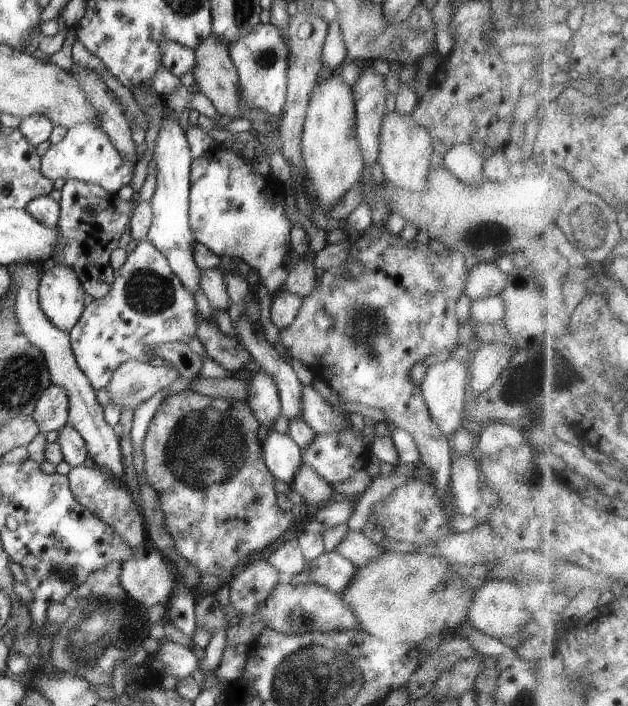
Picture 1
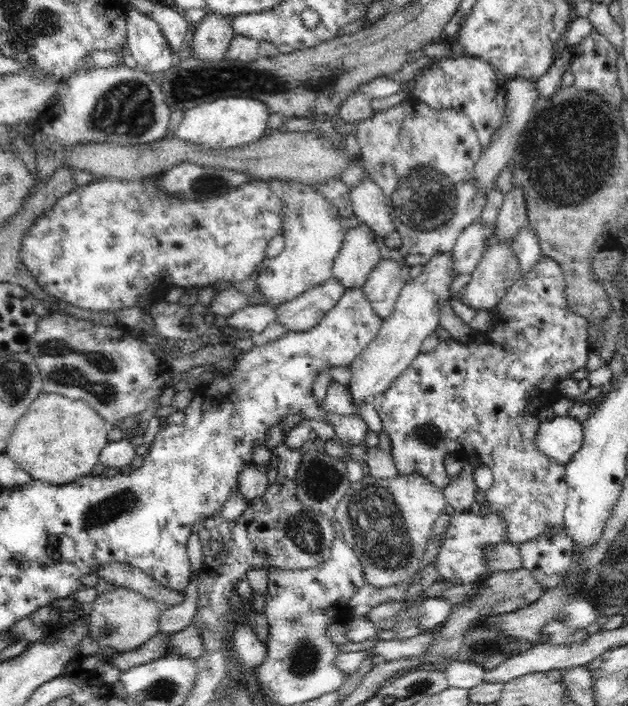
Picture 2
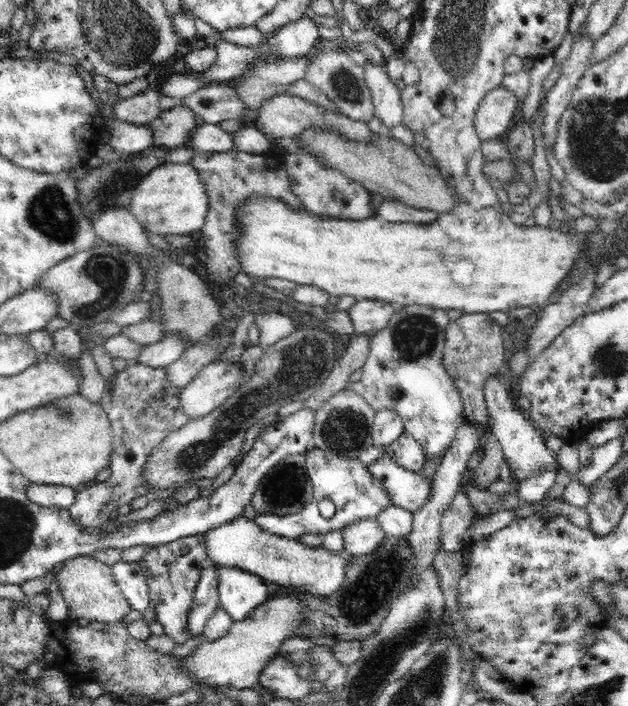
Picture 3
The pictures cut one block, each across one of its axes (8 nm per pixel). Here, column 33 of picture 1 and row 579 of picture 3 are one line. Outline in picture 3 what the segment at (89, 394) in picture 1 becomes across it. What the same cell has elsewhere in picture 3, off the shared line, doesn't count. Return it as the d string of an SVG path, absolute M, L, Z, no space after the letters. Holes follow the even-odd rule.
M240 516L204 534L207 557L220 567L236 567L262 577L272 587L293 586L315 597L334 594L345 579L345 566L351 558L332 554L323 546L306 546L298 540L282 538L262 529L255 521Z

